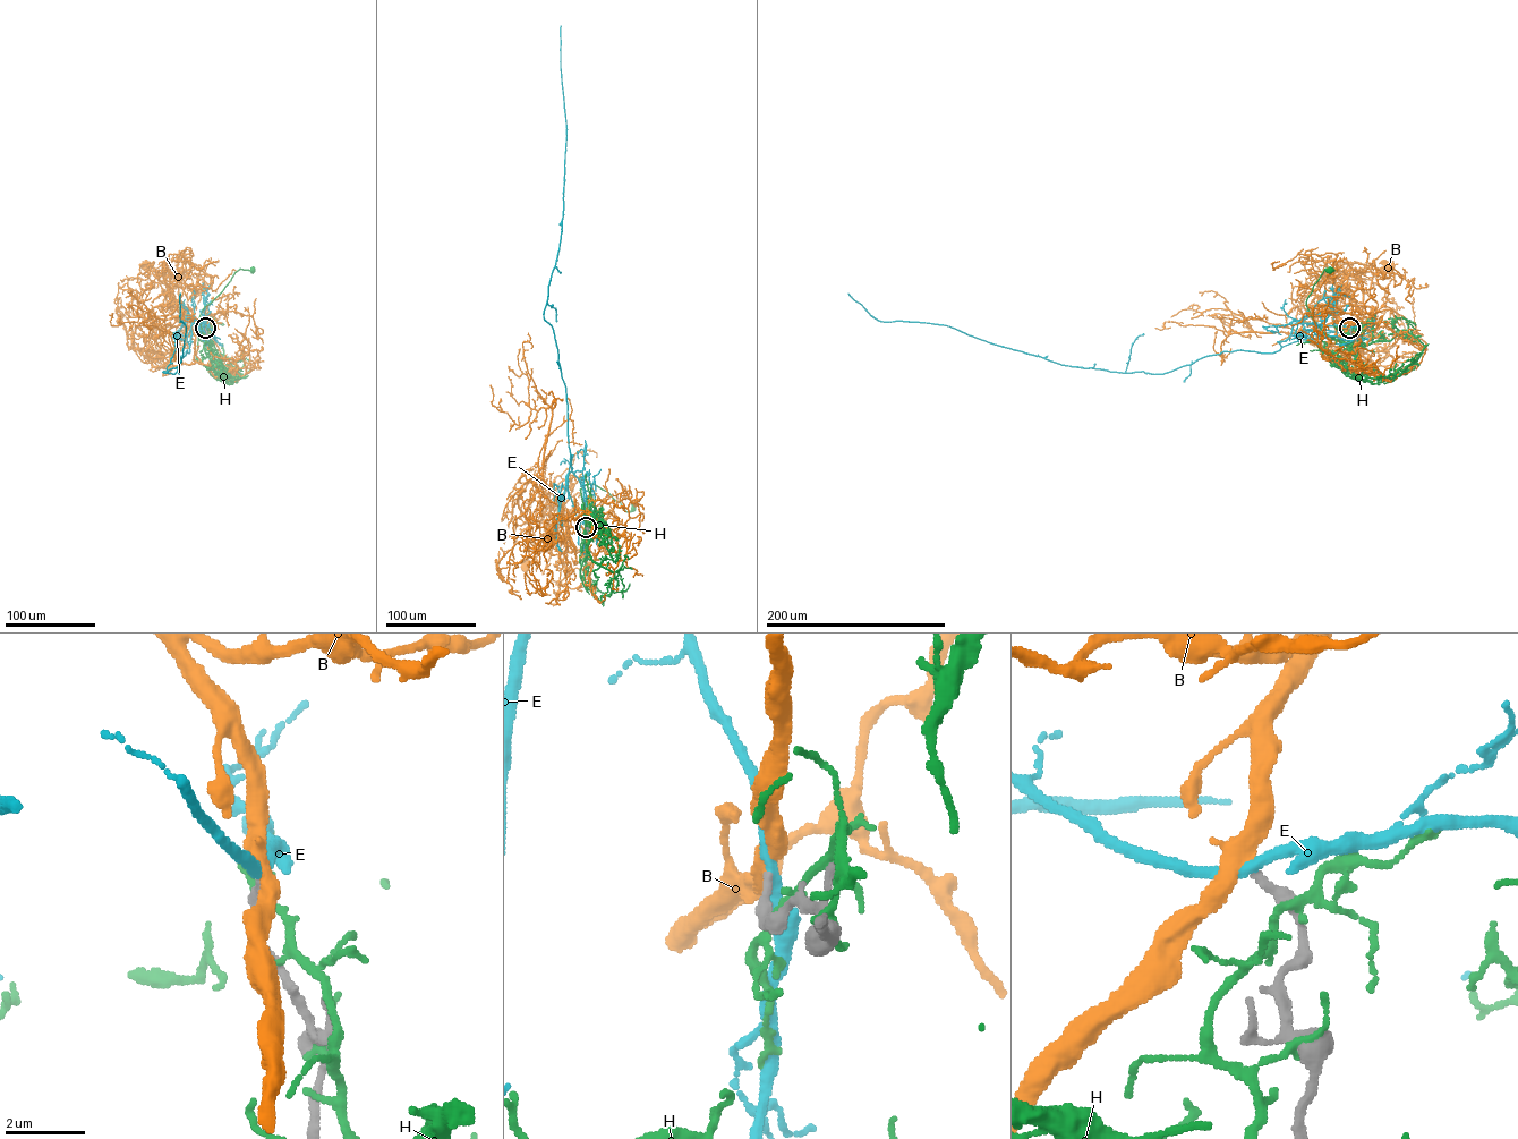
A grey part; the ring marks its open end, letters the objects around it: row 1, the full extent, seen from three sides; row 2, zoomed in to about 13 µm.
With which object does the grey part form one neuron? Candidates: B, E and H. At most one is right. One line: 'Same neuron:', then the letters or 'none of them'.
Same neuron: B

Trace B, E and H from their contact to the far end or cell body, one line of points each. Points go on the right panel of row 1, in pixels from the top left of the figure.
B: (1349, 328), (1352, 316), (1341, 324), (1356, 309), (1369, 317), (1362, 305), (1372, 278), (1390, 266)
E: (1349, 328), (1297, 323), (1272, 353), (1123, 373), (1062, 365), (949, 326), (879, 321), (849, 292)
H: (1350, 329), (1349, 339), (1341, 343), (1321, 329), (1306, 306), (1323, 270), (1331, 270)

